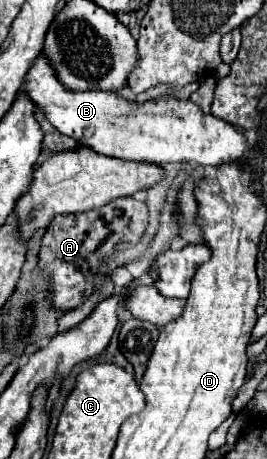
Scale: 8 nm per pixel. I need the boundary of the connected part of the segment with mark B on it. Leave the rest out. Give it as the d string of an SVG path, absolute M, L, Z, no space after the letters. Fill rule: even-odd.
M42 53L28 69L20 93L28 95L60 133L74 137L100 155L156 165L168 161L194 161L206 167L242 159L250 151L250 143L242 131L214 115L204 115L196 103L186 99L158 97L138 103L136 99L126 99L122 93L112 91L66 91Z

